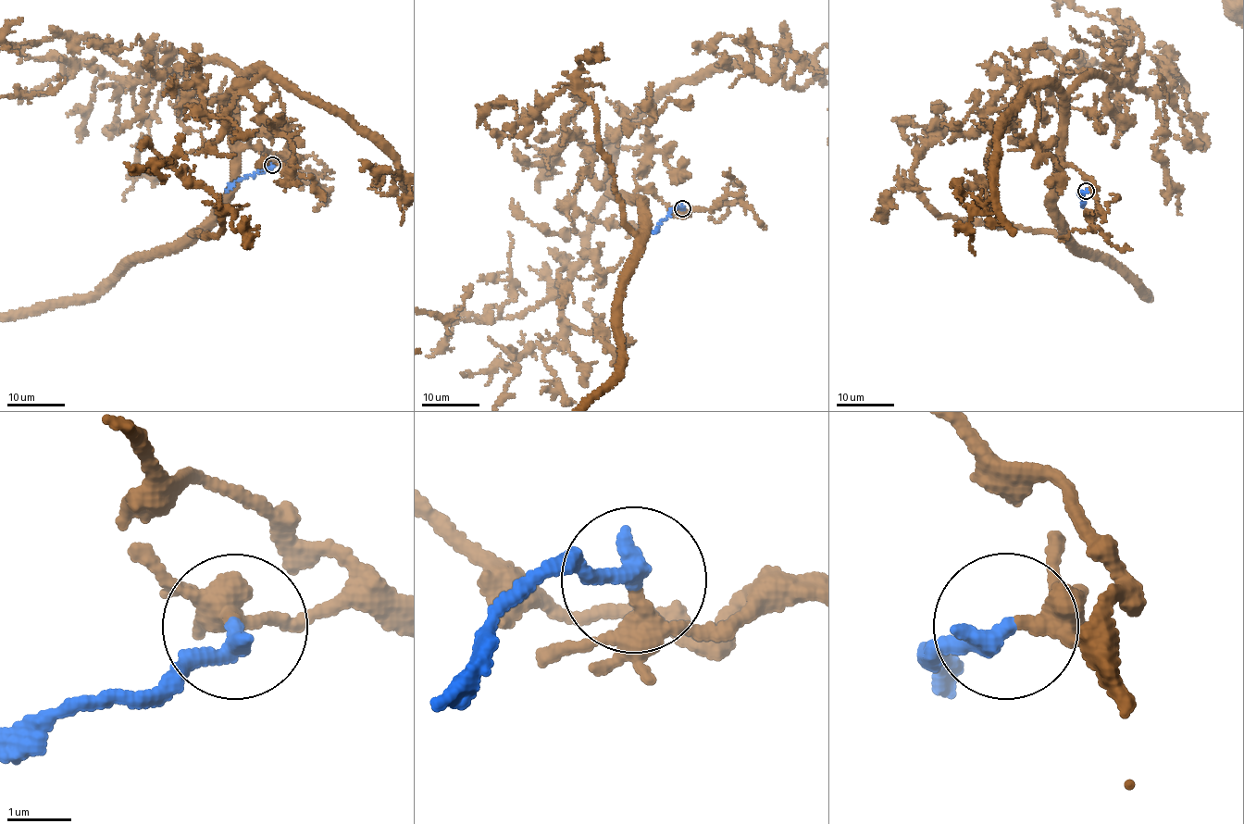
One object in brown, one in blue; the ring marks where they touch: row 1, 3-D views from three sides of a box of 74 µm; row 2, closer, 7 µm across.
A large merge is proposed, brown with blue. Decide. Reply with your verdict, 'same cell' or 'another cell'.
same cell

